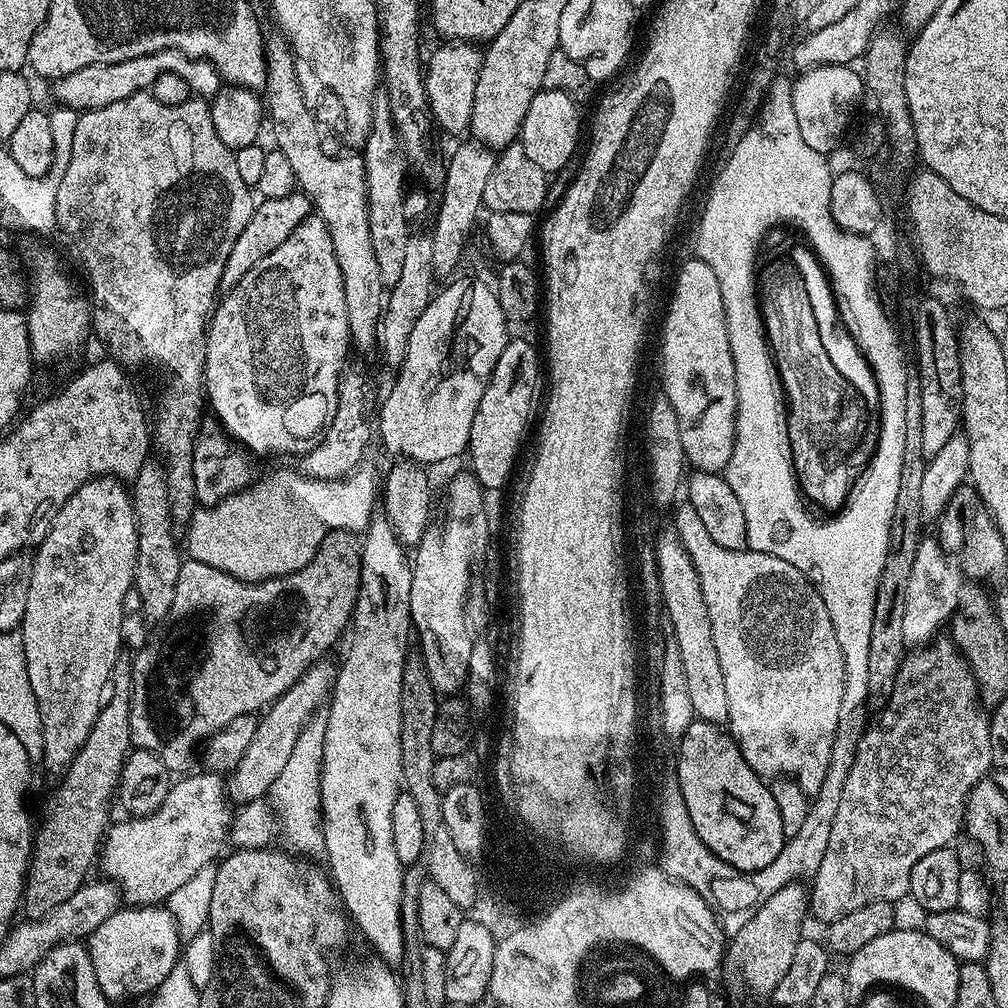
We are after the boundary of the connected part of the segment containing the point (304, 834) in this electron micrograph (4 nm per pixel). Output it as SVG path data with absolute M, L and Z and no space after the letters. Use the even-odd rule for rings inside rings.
M316 714L304 725L304 729L298 734L298 742L294 742L294 750L290 750L286 767L283 768L282 774L278 774L278 778L274 778L274 786L270 793L270 803L278 821L279 839L281 836L285 844L283 847L296 854L308 854L304 852L320 854L324 850L320 814L320 767L324 749L324 721L323 715Z

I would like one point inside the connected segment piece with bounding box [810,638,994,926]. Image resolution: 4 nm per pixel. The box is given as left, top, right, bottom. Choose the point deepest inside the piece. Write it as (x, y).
(915, 766)

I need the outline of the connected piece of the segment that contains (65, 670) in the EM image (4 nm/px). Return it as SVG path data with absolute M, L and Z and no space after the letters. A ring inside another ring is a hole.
M95 476L74 494L70 494L62 510L58 510L53 518L46 538L32 556L30 594L26 594L26 614L18 631L24 643L30 690L34 690L38 714L42 714L42 764L54 776L63 773L85 744L100 713L112 674L121 659L120 631L124 628L124 599L130 596L134 588L132 579L137 554L136 519L125 481L114 476Z

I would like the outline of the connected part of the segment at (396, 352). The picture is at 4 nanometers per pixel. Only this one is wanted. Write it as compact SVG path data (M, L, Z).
M409 235L406 242L406 259L402 265L402 275L398 277L398 282L394 282L387 289L384 315L380 322L378 346L380 350L384 350L384 360L392 367L392 370L399 369L403 364L406 358L406 346L410 346L410 333L414 331L418 318L422 318L422 310L426 310L426 306L434 295L431 253L431 235Z

